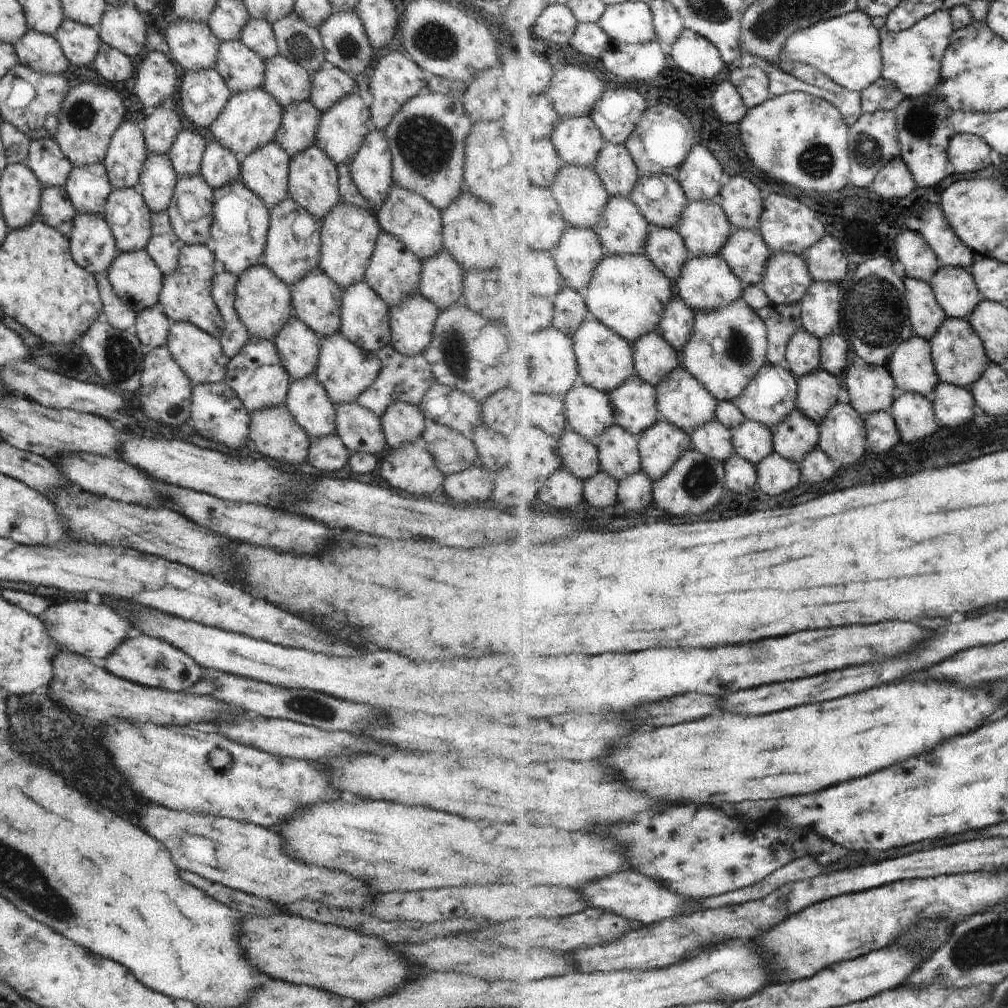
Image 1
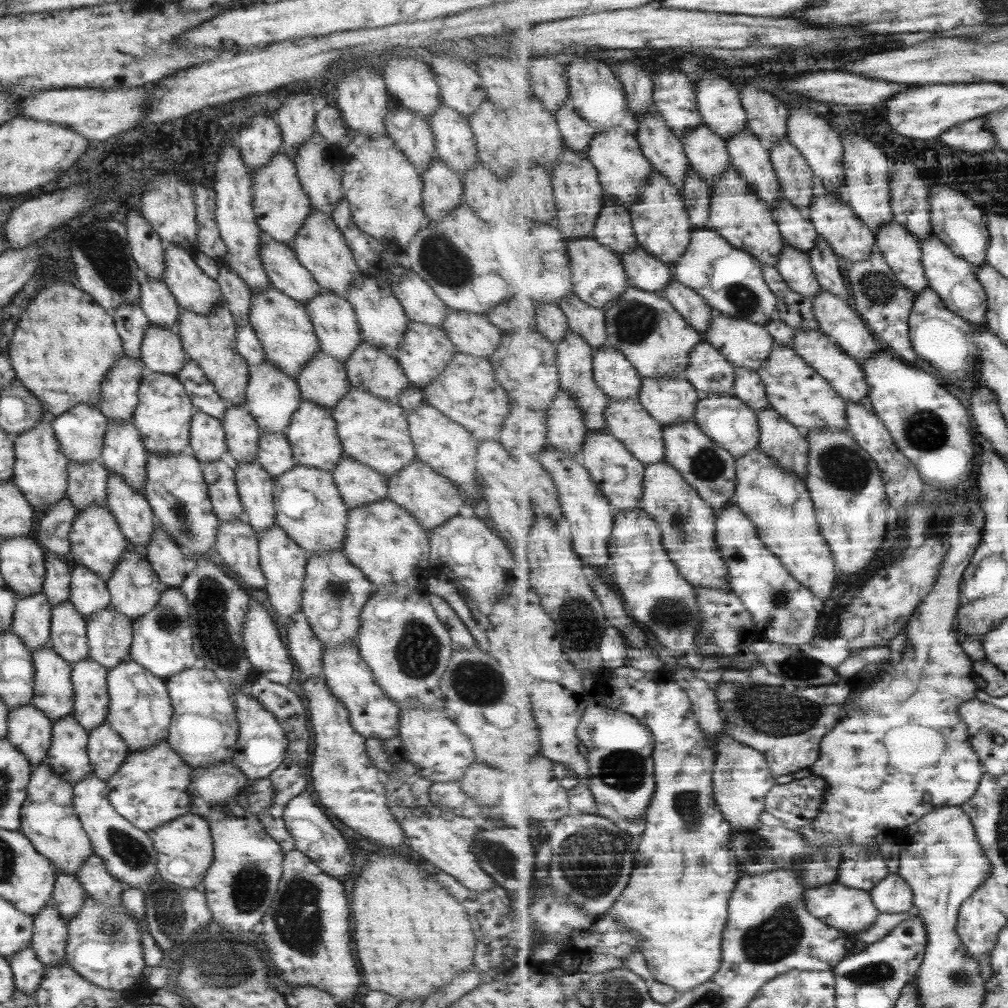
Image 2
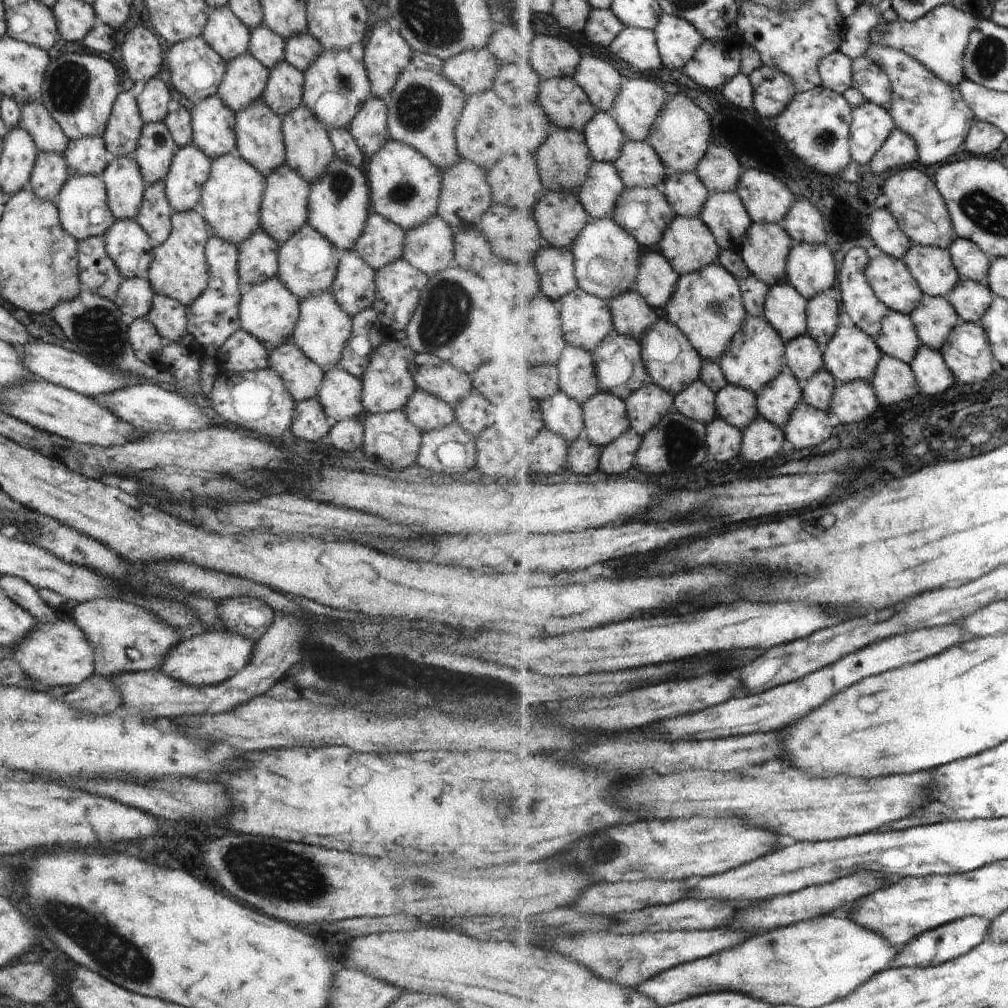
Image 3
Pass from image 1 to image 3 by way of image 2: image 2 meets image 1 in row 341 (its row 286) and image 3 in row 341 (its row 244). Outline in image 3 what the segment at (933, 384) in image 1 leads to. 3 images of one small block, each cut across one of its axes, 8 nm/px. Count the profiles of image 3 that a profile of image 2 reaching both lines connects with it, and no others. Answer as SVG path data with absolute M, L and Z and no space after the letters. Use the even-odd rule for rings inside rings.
M891 310L883 322L883 333L877 340L887 355L912 364L923 348L923 340L911 316Z

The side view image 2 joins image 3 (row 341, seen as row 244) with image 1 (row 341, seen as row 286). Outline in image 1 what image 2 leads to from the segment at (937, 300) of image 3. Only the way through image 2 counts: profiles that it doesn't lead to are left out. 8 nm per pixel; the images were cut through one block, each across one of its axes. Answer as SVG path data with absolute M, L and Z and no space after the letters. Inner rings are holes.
M948 318L930 342L936 368L945 383L972 389L990 368L992 360L988 356L987 347L969 319Z

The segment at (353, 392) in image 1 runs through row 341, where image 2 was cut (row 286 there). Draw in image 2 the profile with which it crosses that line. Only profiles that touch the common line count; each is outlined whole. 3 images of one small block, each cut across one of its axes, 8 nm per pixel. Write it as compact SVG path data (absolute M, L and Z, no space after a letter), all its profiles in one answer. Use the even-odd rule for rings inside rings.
M312 209L308 213L302 229L296 232L293 249L296 251L296 258L300 264L303 264L304 268L312 273L322 290L332 291L336 295L346 296L350 283L362 273L354 260L350 247L346 244L342 231L334 223L332 215L318 212L318 209Z

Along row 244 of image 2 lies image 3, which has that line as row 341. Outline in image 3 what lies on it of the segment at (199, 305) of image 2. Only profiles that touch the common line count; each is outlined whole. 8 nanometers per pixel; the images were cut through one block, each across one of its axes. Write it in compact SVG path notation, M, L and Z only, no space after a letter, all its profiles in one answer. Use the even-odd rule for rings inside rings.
M155 293L152 308L145 316L166 342L176 342L187 332L187 308L173 298Z

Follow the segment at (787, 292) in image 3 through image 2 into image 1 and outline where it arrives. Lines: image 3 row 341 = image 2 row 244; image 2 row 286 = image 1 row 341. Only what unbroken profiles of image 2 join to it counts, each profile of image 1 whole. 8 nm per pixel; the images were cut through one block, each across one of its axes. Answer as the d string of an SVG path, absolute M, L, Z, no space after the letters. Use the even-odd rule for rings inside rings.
M803 328L790 341L787 359L788 368L798 377L813 375L823 368L823 342Z

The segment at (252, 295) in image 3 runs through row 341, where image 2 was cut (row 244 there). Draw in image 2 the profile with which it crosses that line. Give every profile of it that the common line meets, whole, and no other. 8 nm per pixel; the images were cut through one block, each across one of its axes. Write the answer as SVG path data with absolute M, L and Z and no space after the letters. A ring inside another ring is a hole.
M262 233L260 262L272 287L306 304L322 290L312 273L296 258L293 247Z

